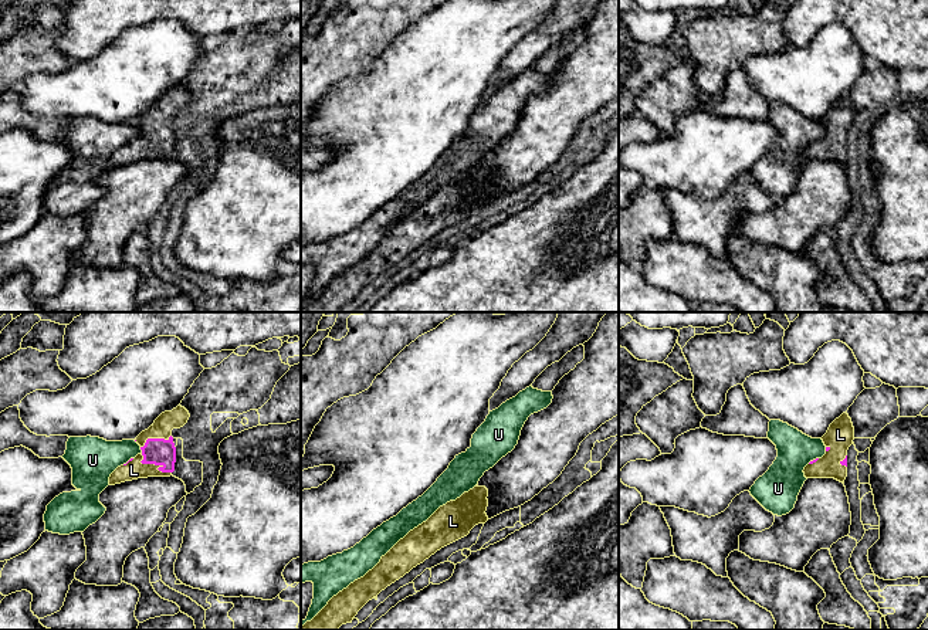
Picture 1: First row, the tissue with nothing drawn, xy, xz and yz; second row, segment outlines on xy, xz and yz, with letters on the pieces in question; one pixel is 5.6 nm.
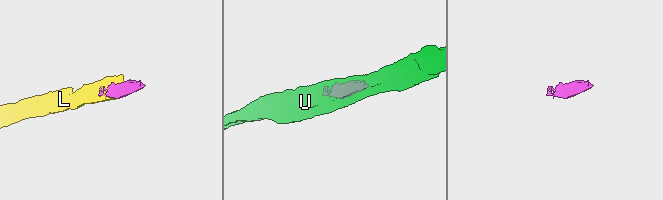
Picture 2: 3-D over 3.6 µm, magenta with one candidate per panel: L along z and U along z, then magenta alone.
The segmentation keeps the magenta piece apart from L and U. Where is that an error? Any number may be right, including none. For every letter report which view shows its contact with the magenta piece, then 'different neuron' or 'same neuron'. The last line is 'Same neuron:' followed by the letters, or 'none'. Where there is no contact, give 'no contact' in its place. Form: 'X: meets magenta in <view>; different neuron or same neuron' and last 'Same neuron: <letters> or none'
L: meets magenta in xy; same neuron
U: meets magenta in xy; different neuron
Same neuron: L

